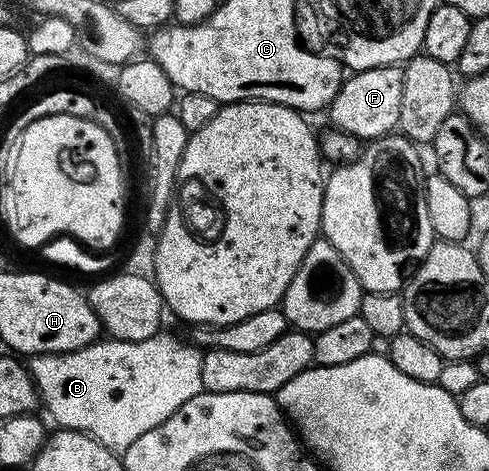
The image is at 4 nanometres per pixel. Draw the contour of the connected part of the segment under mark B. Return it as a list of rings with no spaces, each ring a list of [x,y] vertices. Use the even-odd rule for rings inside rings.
[[[167,332],[139,342],[99,340],[90,346],[67,354],[40,354],[28,362],[30,377],[38,387],[41,405],[58,421],[63,430],[79,430],[90,434],[100,444],[115,452],[124,452],[144,432],[152,432],[156,424],[164,424],[180,404],[188,404],[192,396],[203,393],[200,364],[203,351],[189,341],[181,342]]]

